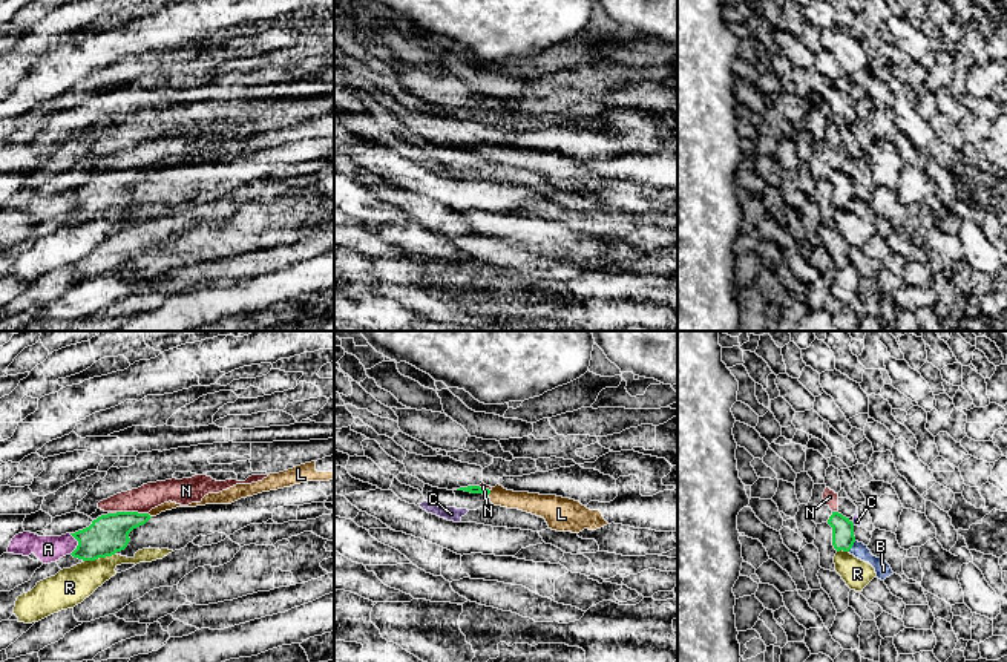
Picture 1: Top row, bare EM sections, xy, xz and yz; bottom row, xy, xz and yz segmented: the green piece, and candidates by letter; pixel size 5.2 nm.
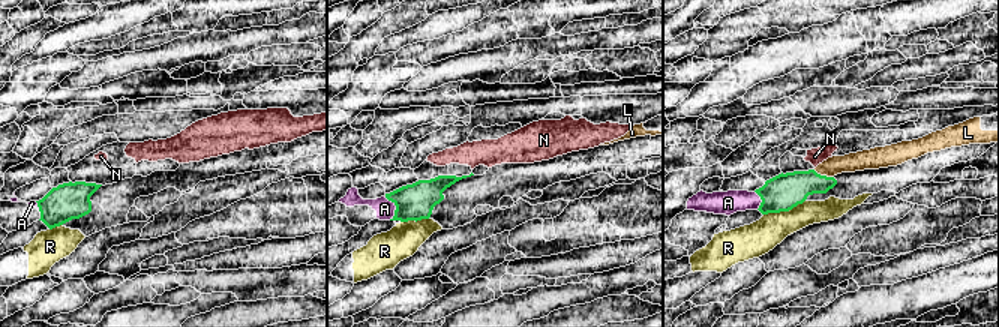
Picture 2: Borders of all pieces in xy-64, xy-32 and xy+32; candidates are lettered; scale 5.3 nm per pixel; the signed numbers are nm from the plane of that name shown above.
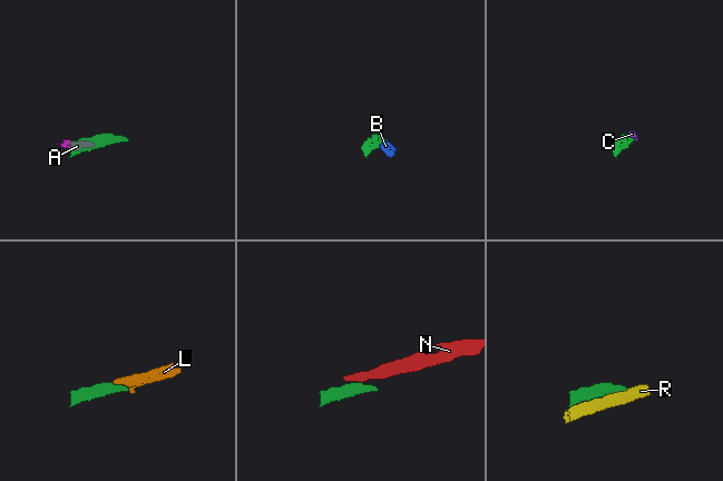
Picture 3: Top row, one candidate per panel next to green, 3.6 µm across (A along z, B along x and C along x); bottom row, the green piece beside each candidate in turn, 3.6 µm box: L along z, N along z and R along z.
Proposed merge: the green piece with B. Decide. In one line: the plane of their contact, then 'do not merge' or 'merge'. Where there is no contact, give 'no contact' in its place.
meets green in yz; do not merge

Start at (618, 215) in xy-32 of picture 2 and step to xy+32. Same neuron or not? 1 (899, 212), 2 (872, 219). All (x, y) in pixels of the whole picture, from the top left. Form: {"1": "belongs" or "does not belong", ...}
{"1": "does not belong", "2": "does not belong"}

